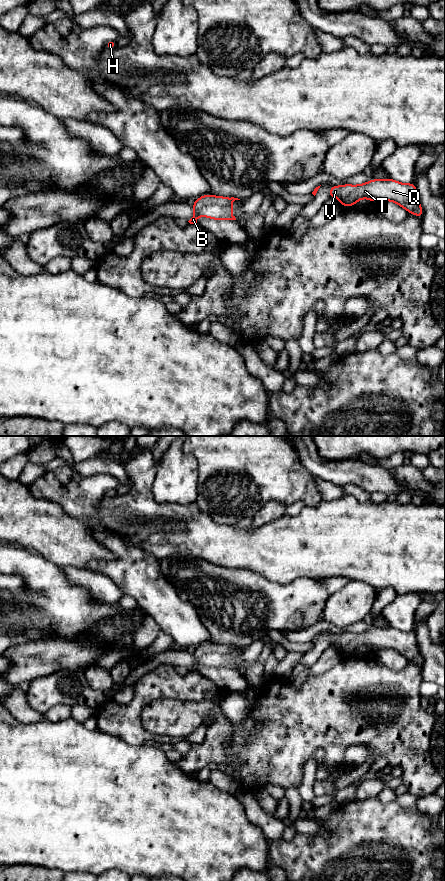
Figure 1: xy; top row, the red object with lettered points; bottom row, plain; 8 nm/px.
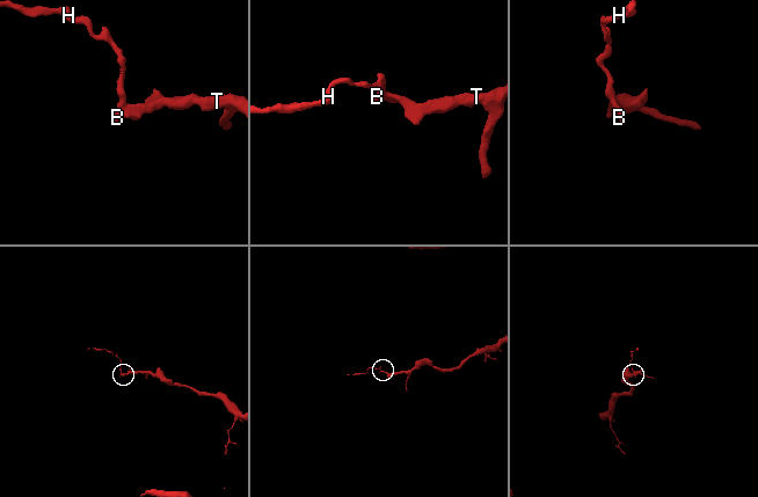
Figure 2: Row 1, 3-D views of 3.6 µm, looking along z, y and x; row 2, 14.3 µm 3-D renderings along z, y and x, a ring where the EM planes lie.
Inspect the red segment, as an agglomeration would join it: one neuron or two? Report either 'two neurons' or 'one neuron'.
one neuron

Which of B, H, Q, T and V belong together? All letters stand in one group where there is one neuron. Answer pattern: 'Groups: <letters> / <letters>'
Groups: B H Q T V

